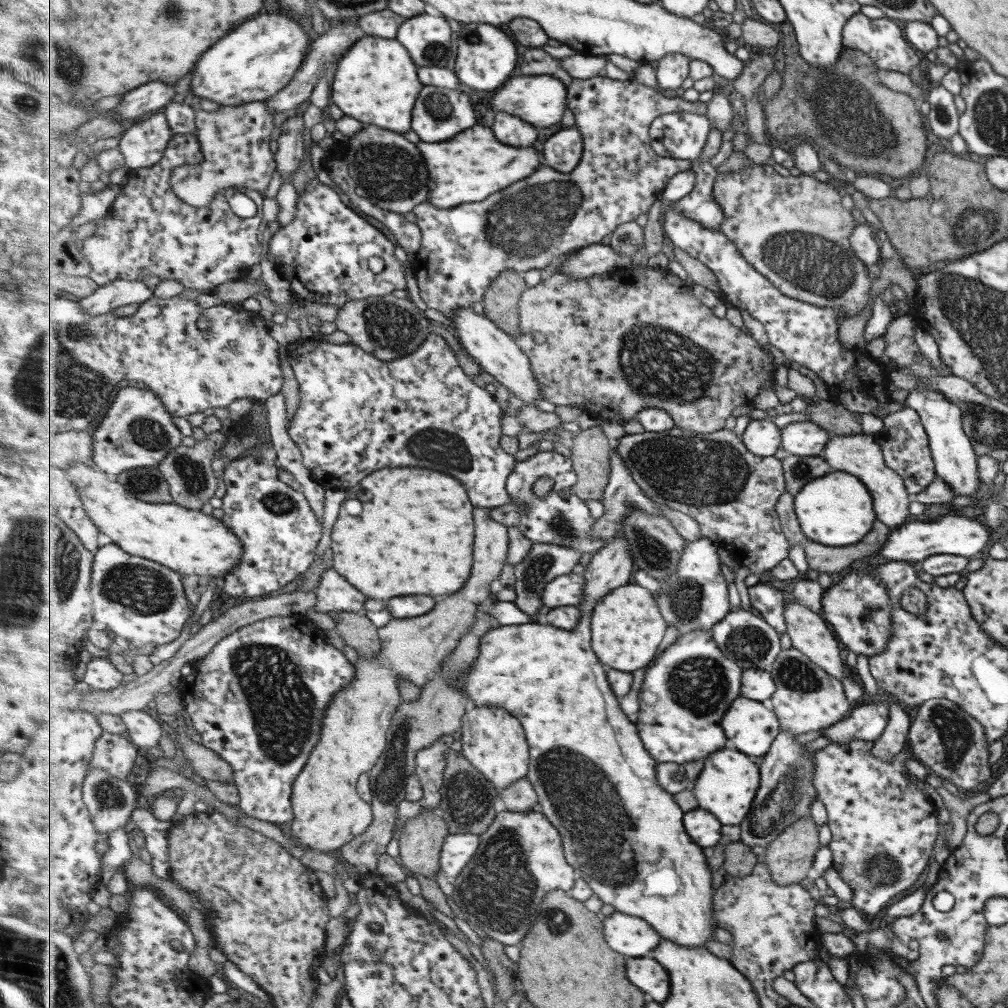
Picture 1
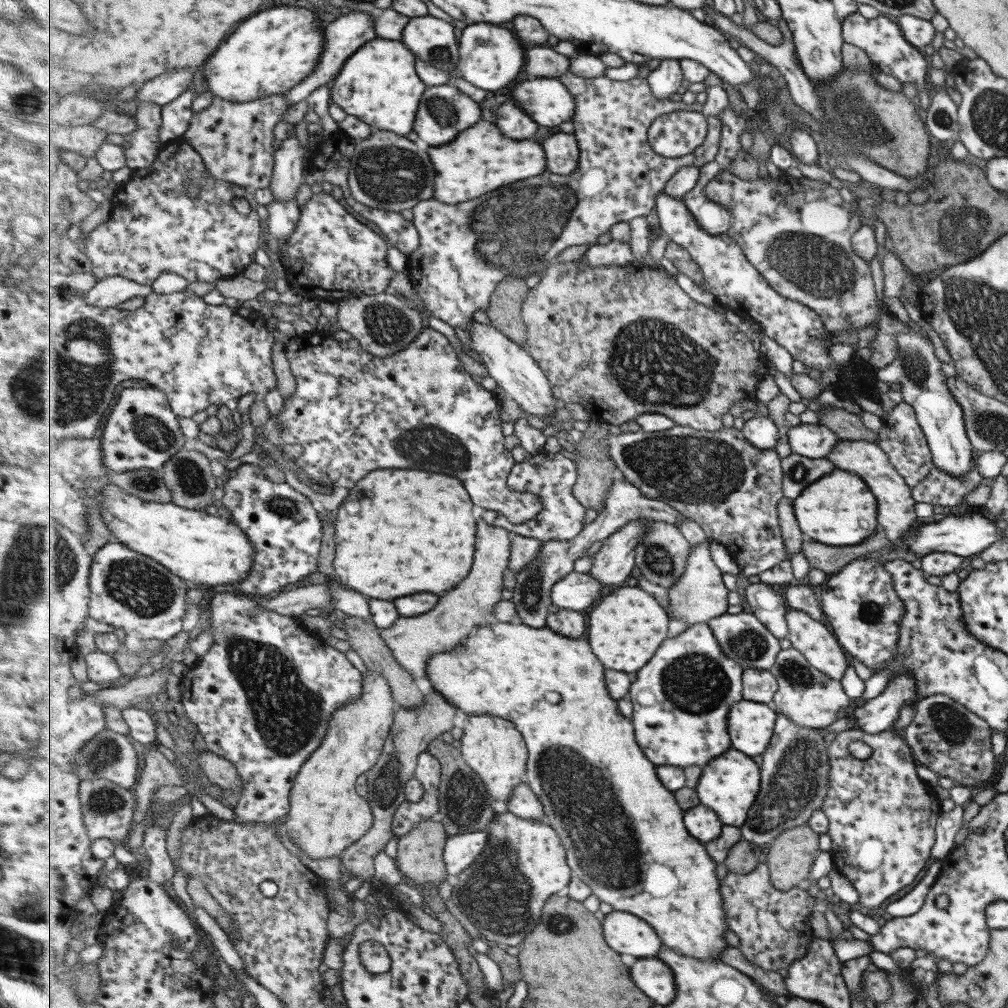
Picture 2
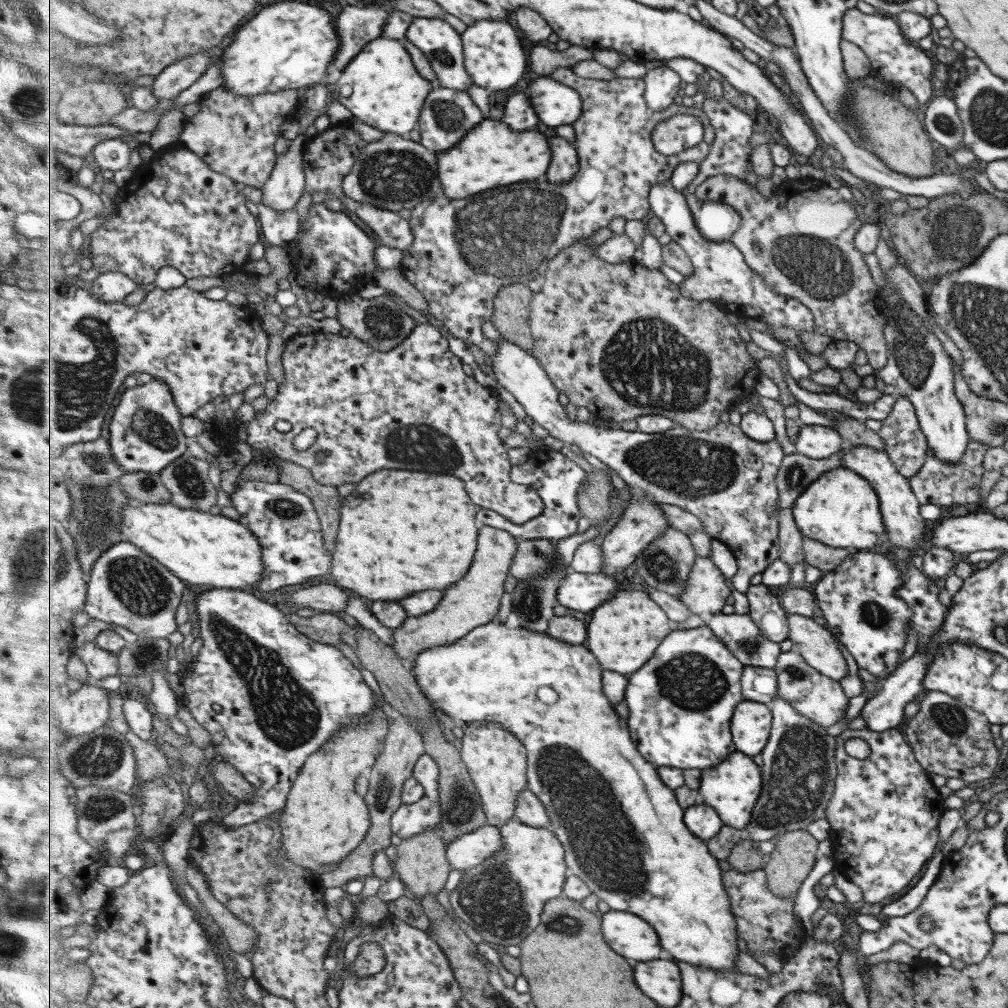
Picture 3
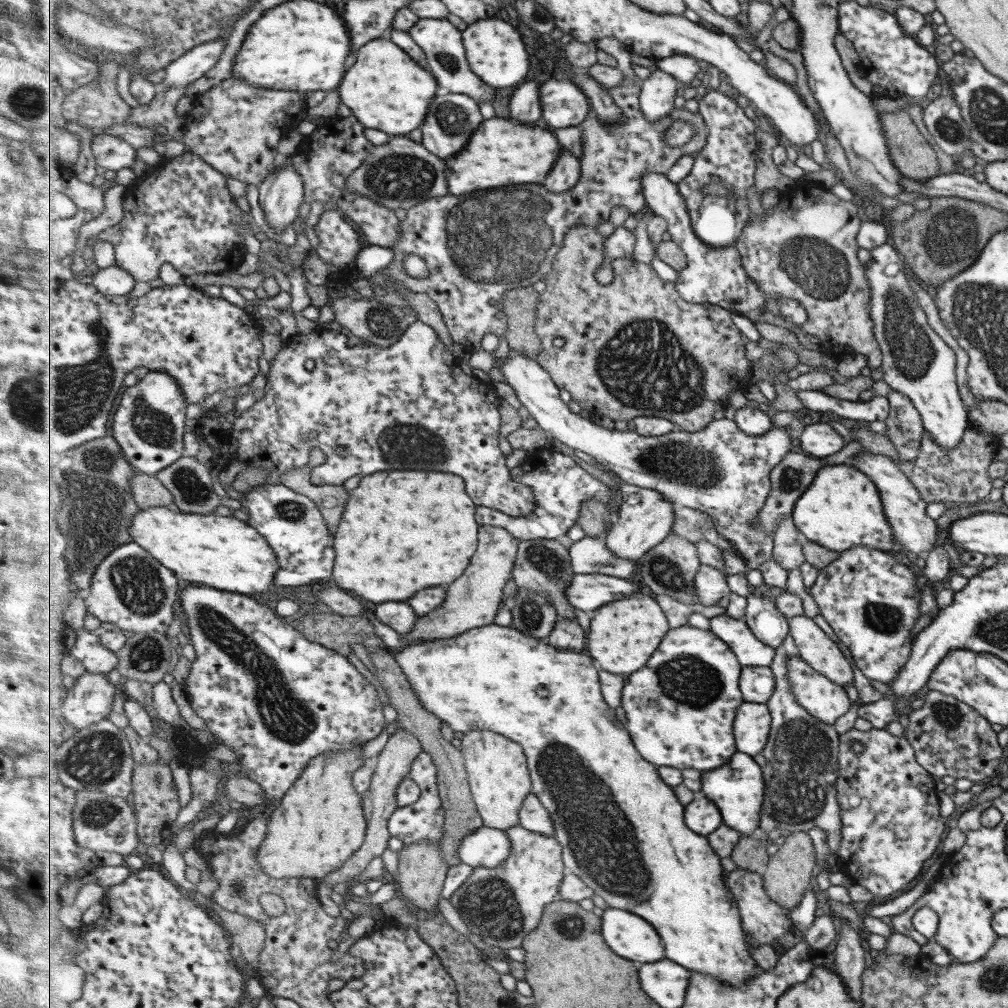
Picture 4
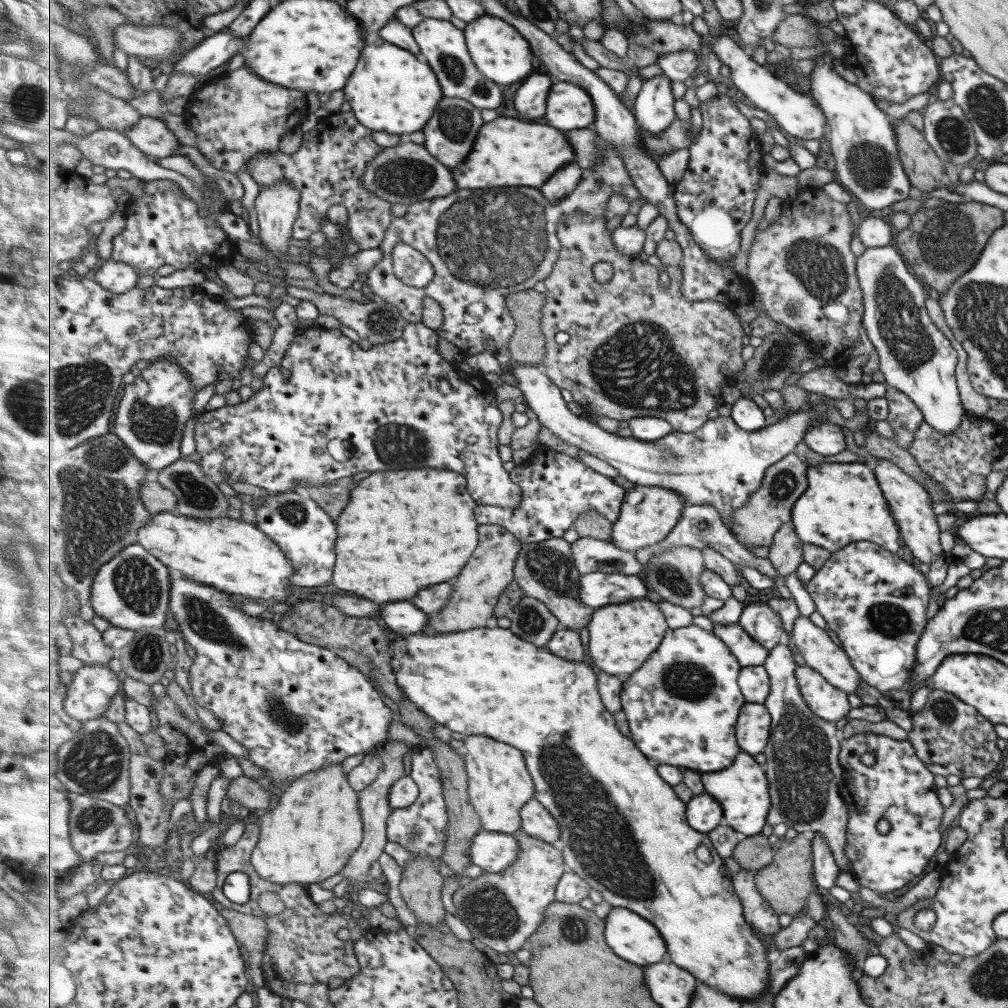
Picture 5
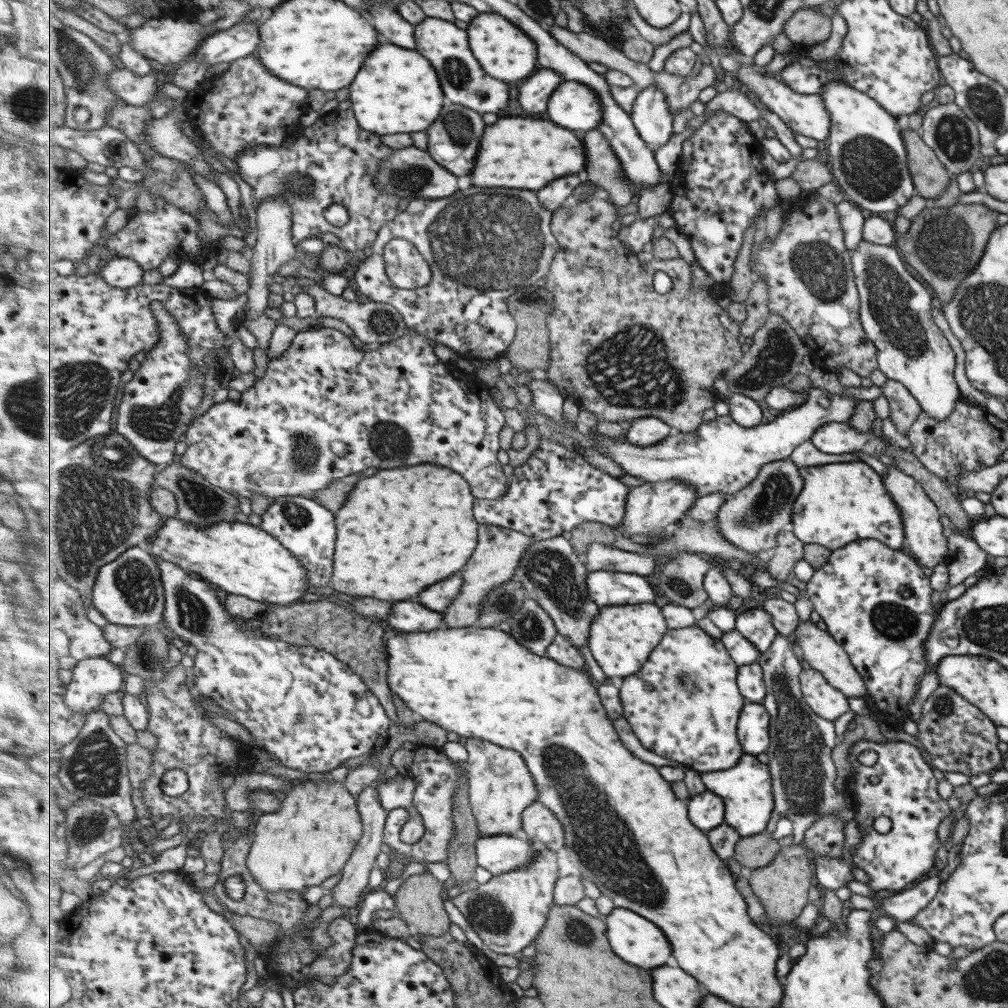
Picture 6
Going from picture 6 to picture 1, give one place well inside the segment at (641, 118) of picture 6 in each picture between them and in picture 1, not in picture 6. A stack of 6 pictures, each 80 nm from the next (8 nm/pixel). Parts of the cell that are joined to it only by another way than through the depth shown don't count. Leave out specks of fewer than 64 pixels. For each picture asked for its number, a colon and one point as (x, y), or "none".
1: (673, 71)
2: (668, 77)
3: (663, 83)
4: (659, 91)
5: (655, 103)

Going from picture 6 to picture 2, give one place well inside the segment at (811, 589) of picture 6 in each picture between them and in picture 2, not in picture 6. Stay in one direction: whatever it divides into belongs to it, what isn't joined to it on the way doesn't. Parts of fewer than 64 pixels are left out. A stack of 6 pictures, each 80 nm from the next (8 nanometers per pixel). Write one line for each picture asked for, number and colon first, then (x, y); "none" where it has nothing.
2: (858, 602)
3: (859, 601)
4: (870, 602)
5: (874, 602)

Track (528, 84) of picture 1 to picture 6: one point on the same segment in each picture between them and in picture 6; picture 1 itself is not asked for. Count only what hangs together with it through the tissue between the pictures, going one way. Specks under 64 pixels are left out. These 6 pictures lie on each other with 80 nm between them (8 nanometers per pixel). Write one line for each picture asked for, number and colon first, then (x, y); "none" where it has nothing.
2: (548, 100)
3: (557, 104)
4: (565, 104)
5: (569, 106)
6: (577, 102)

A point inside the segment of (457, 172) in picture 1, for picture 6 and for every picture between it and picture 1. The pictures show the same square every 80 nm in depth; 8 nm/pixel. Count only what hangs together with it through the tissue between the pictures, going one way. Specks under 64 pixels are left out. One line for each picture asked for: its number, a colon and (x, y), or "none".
2: (480, 160)
3: (491, 155)
4: (499, 153)
5: (508, 151)
6: (528, 153)

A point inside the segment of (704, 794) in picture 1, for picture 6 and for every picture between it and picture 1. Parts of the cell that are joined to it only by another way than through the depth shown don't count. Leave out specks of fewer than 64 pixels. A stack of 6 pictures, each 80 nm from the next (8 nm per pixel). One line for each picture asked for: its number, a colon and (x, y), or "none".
2: (730, 785)
3: (734, 787)
4: (738, 788)
5: (744, 789)
6: (748, 789)

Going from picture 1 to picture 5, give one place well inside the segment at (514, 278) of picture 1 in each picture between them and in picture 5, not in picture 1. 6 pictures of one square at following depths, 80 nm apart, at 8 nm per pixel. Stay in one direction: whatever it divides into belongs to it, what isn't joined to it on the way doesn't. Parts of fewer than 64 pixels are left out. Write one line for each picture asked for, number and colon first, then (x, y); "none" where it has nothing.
2: (505, 312)
3: (511, 317)
4: (521, 306)
5: (528, 345)

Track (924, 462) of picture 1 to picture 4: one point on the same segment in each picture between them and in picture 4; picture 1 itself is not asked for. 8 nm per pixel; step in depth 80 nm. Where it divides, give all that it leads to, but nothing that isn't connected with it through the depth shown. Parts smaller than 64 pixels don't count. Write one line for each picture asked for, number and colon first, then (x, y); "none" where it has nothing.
2: (900, 437)
3: (904, 443)
4: (903, 427)

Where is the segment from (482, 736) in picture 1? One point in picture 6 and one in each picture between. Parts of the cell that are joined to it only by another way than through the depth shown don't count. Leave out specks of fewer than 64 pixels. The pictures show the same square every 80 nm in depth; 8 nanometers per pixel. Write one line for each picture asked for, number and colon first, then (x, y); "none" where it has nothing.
2: (495, 749)
3: (497, 761)
4: (499, 778)
5: (500, 785)
6: (502, 787)

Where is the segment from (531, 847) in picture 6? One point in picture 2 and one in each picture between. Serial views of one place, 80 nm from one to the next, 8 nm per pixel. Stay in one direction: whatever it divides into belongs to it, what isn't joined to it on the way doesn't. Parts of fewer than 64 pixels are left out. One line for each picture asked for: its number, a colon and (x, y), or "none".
2: (462, 850)
3: (472, 849)
4: (487, 847)
5: (492, 851)

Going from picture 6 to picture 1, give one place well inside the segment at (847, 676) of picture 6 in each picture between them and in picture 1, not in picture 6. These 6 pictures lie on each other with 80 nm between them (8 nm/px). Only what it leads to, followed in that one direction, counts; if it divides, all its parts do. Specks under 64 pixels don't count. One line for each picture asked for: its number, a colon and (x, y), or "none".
1: (808, 633)
2: (806, 634)
3: (812, 641)
4: (816, 648)
5: (819, 653)

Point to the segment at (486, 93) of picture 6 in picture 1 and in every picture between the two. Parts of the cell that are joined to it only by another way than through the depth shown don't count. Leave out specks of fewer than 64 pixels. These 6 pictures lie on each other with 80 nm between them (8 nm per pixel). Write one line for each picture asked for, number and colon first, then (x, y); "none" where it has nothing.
1: (429, 38)
2: (433, 39)
3: (443, 45)
4: (444, 45)
5: (444, 45)

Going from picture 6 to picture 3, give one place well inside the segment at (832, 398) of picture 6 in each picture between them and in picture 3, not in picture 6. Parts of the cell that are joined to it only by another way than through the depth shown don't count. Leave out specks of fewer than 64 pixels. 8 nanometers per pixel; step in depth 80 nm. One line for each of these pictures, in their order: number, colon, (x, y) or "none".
3: (723, 476)
4: (721, 470)
5: (721, 464)

